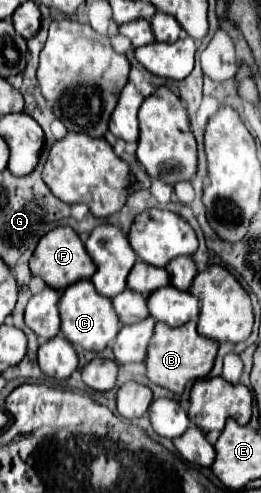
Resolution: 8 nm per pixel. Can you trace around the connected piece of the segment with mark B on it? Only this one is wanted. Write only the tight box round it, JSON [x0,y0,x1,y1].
[148,322,218,394]

